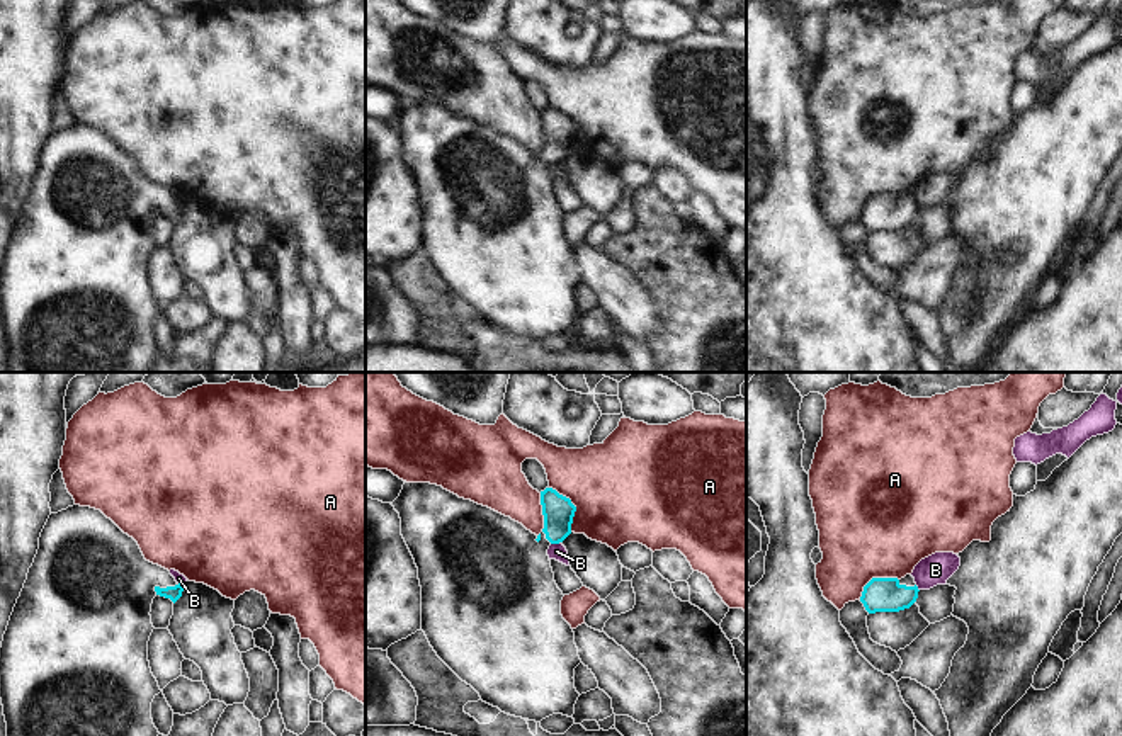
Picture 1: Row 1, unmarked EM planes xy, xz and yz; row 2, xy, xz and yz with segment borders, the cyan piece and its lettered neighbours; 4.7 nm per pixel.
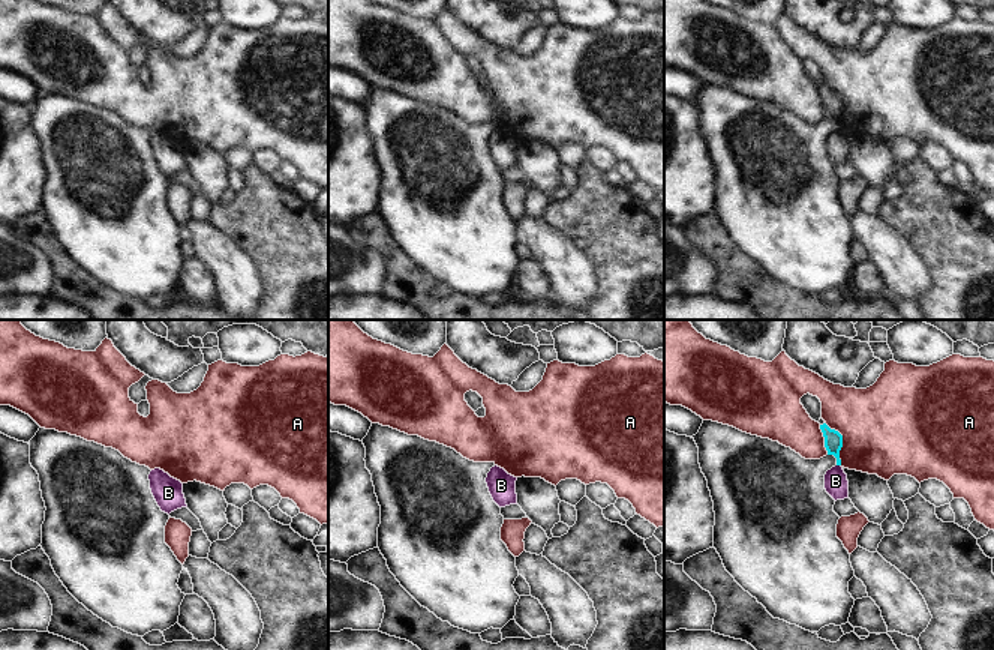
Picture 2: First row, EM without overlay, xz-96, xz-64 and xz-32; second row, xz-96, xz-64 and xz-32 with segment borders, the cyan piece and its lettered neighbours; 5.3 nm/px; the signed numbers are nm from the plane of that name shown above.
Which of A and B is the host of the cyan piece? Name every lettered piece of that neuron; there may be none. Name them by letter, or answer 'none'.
none

